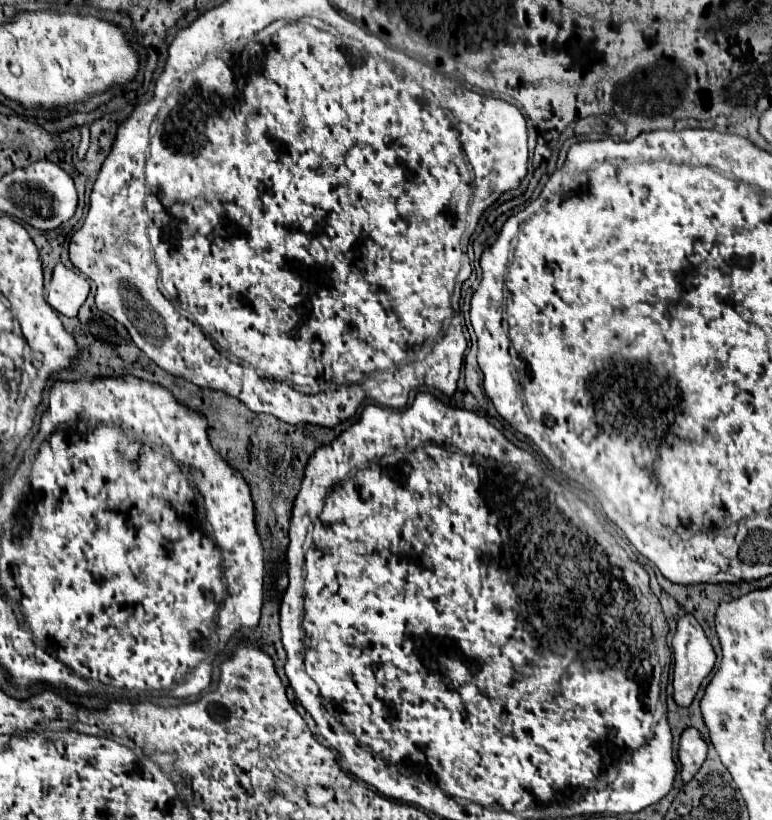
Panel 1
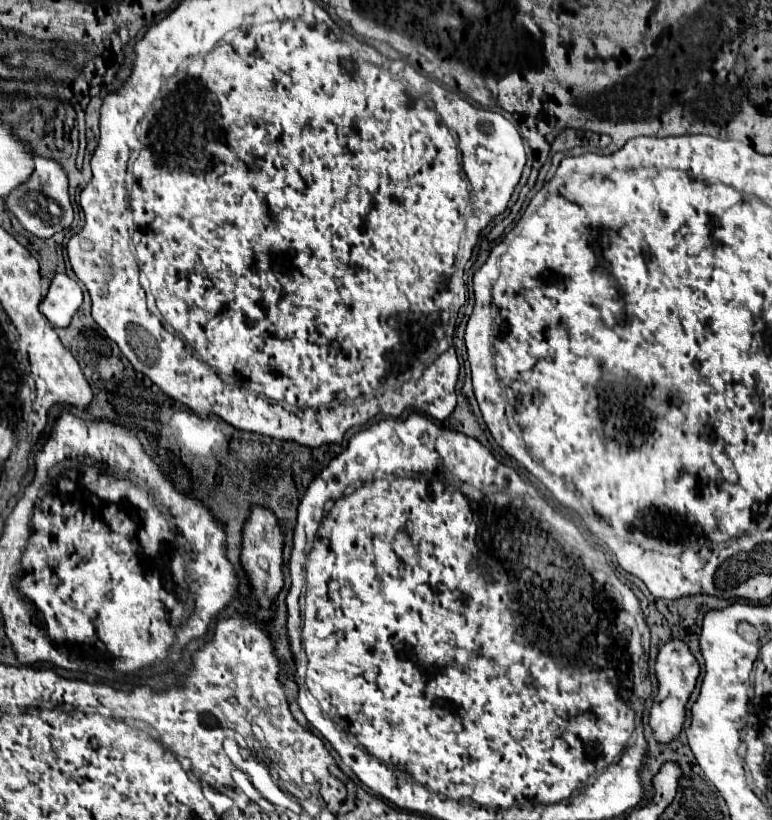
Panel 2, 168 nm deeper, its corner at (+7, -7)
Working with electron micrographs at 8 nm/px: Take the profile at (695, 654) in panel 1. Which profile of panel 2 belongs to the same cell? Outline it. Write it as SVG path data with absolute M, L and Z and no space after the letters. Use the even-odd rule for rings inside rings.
M672 639L660 649L660 653L656 657L656 665L654 665L654 675L658 679L658 693L652 701L648 723L652 727L652 735L654 735L656 743L668 745L680 735L680 731L686 723L686 703L690 699L690 693L696 687L700 667L698 667L694 655L690 653L690 649L682 641Z

